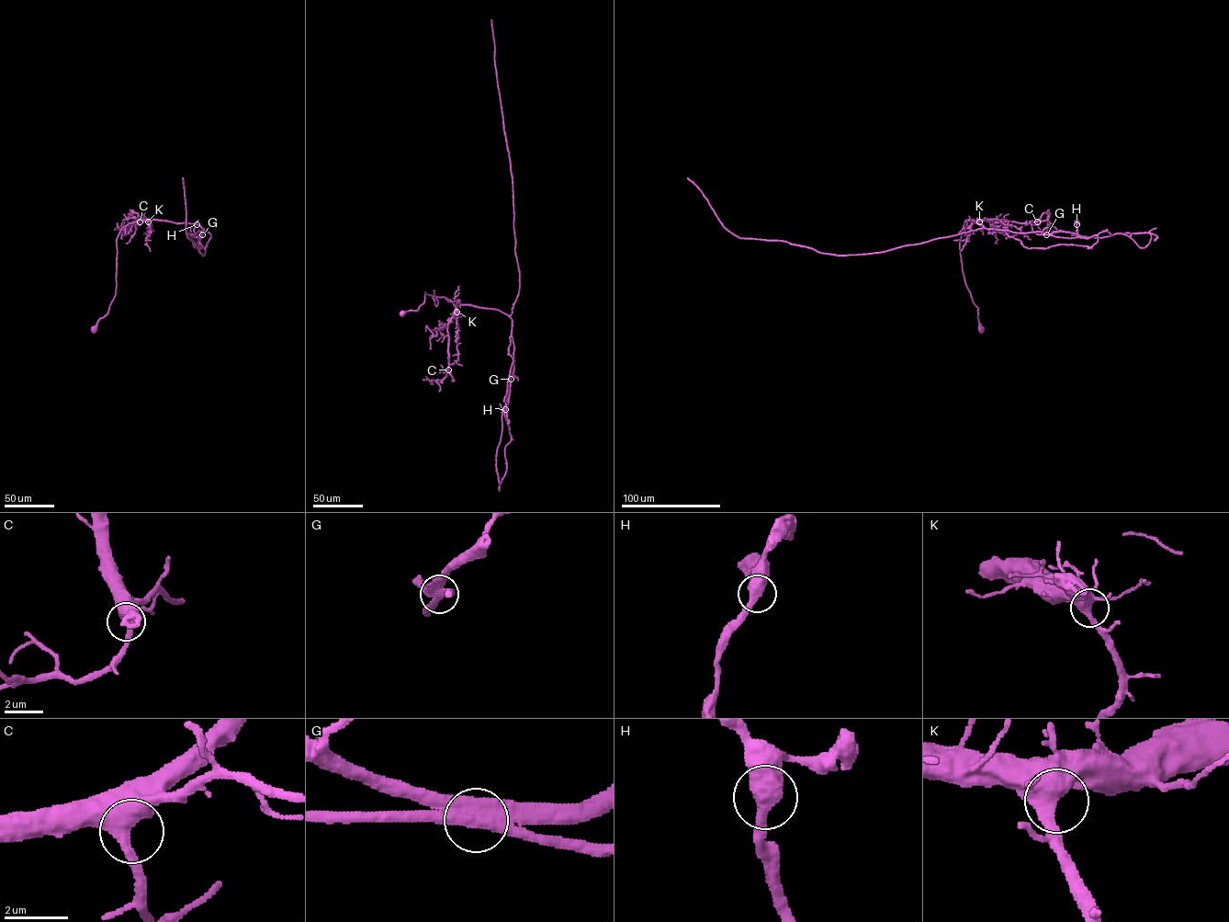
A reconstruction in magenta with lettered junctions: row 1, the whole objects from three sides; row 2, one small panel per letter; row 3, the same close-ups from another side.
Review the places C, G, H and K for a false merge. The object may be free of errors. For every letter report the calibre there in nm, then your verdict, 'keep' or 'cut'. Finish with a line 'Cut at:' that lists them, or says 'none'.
C: 550 nm | keep
G: 600 nm | cut
H: 650 nm | keep
K: 480 nm | keep
Cut at: G

